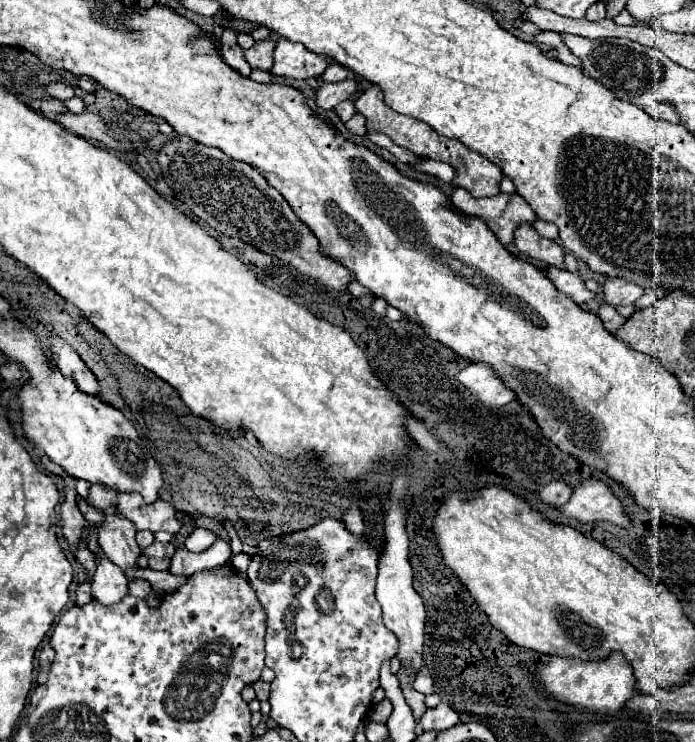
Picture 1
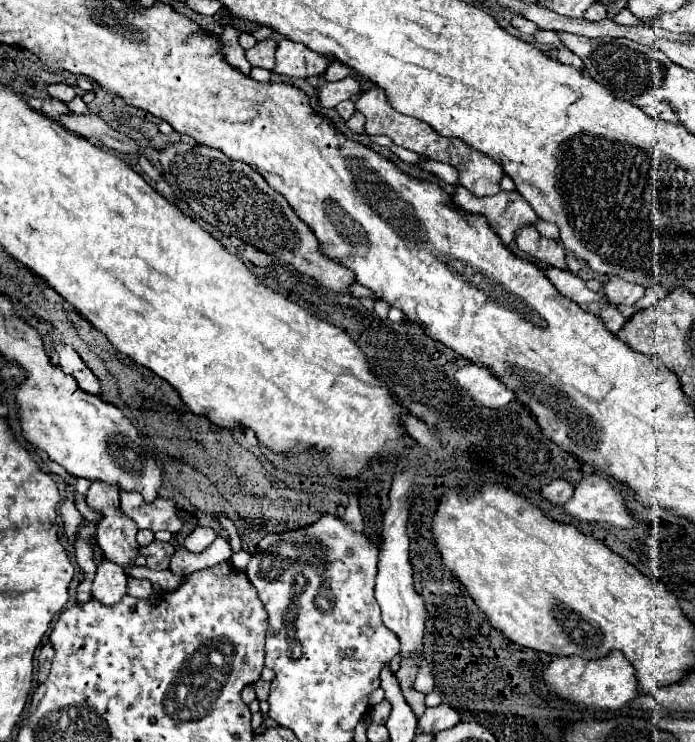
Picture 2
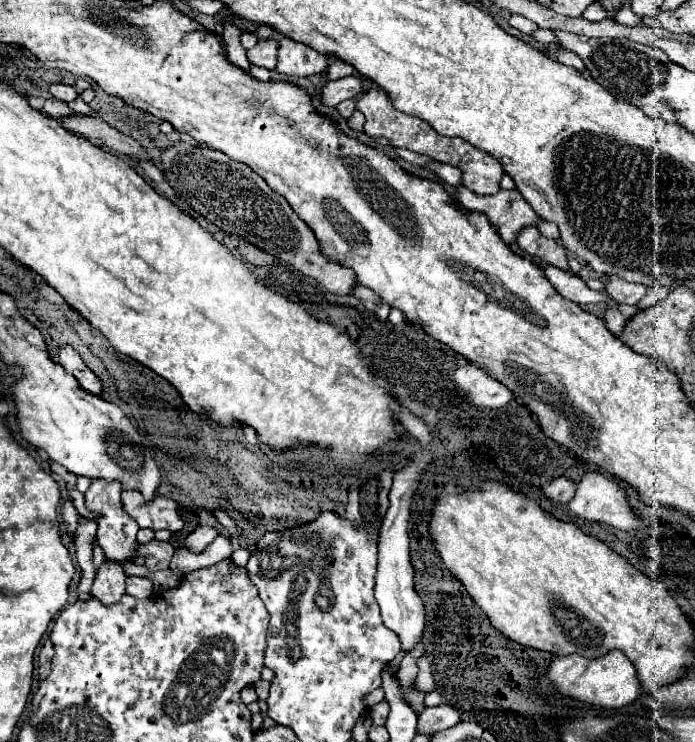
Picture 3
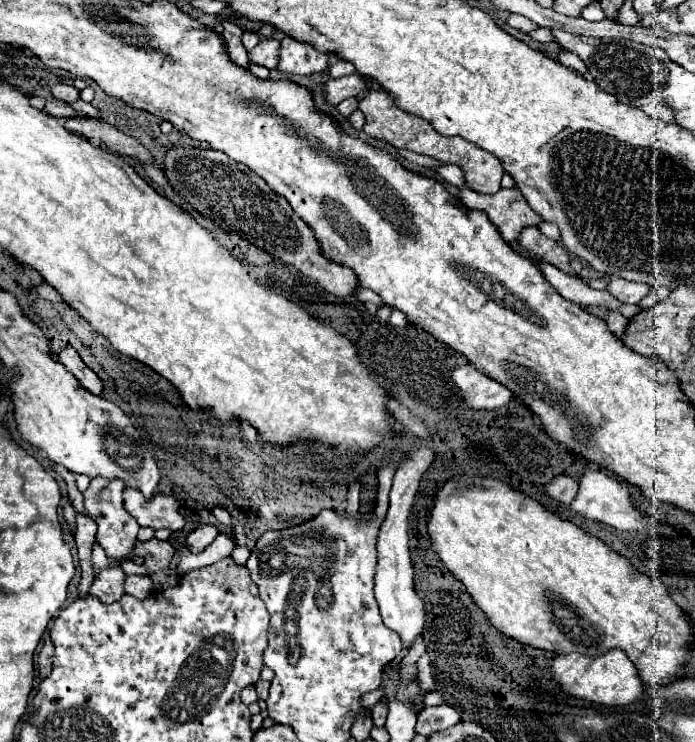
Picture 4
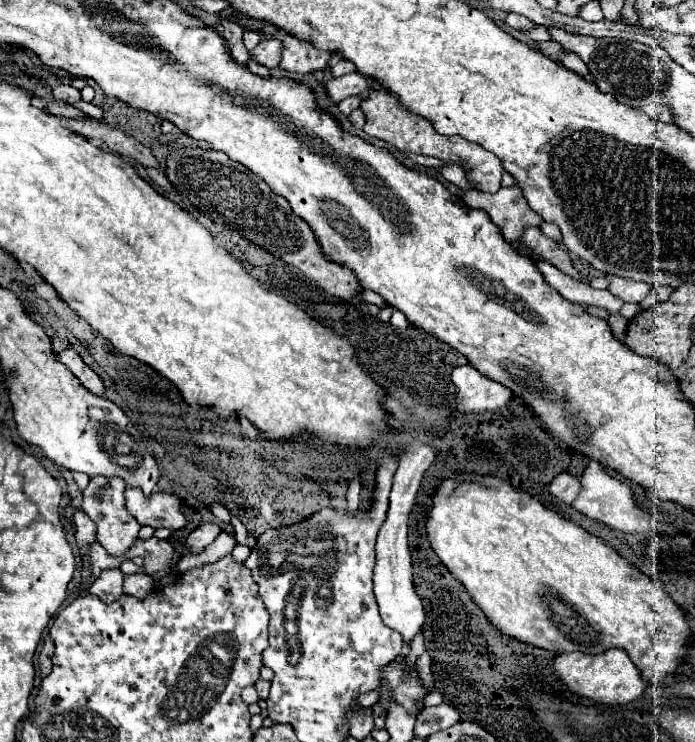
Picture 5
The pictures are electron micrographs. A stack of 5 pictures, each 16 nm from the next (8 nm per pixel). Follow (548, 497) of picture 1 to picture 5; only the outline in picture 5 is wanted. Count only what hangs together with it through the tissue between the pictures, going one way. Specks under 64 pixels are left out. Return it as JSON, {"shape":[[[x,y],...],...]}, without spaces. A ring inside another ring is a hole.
{"shape":[[[560,474],[548,484],[548,492],[558,498],[560,502],[570,504],[576,498],[576,492],[580,492],[580,482],[576,476],[570,474]]]}

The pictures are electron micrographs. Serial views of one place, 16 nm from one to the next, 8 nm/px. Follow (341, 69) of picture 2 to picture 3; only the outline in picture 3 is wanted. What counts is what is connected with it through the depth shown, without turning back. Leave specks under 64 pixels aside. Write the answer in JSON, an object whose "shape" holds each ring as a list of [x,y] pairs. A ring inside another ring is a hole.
{"shape":[[[338,60],[327,69],[328,80],[337,80],[354,73],[354,67]]]}

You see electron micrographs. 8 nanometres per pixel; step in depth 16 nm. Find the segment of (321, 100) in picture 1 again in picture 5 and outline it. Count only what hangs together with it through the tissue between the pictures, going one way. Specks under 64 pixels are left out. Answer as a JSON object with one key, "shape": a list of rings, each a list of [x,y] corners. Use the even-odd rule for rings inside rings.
{"shape":[[[352,72],[340,78],[332,78],[326,82],[326,96],[330,98],[332,104],[342,102],[344,98],[350,96],[366,96],[370,88],[370,78],[362,76],[360,72]]]}

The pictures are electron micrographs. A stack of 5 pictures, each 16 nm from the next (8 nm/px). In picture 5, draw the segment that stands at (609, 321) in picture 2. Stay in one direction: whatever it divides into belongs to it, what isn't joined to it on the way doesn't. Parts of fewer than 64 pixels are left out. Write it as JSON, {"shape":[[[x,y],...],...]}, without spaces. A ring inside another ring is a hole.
{"shape":[[[608,314],[606,322],[608,322],[608,328],[612,330],[612,334],[618,340],[622,340],[624,338],[624,332],[626,332],[626,326],[628,326],[628,320],[622,314]]]}

